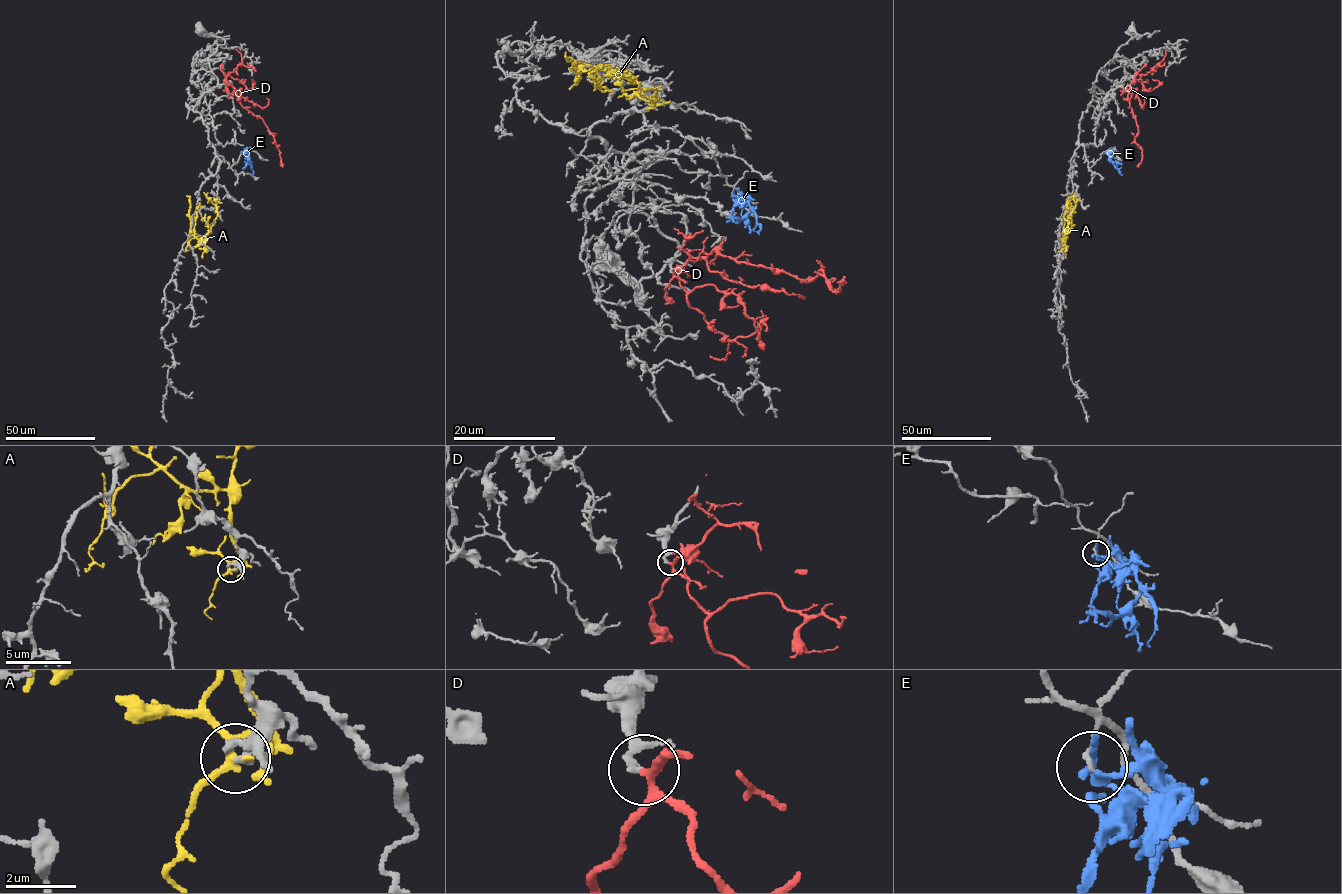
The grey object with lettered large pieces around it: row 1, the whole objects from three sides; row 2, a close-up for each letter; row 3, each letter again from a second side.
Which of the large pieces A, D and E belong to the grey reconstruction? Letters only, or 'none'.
D

